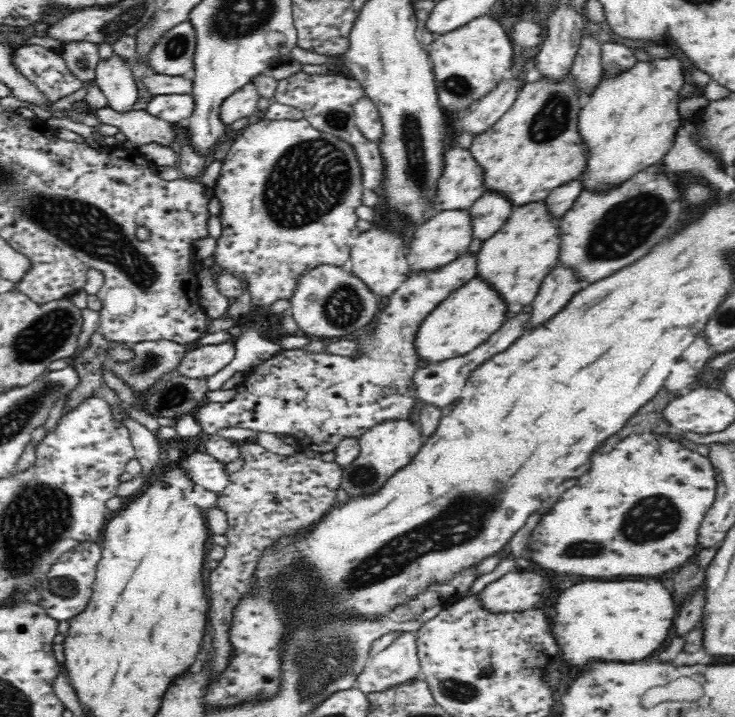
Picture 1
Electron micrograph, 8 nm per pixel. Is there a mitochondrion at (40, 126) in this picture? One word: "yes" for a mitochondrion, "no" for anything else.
no

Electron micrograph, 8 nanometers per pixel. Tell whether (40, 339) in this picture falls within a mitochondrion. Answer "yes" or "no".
yes

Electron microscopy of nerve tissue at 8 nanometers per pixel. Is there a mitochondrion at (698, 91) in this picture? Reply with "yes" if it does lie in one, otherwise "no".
no

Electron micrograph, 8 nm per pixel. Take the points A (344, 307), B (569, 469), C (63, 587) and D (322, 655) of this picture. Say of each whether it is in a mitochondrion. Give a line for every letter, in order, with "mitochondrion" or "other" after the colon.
A: mitochondrion
B: other
C: mitochondrion
D: mitochondrion

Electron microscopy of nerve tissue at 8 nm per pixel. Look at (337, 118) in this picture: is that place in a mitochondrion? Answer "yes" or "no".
yes

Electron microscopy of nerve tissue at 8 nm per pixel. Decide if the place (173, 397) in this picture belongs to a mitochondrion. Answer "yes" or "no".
yes

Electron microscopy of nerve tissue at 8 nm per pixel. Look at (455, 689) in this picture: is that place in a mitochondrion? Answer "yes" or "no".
yes

